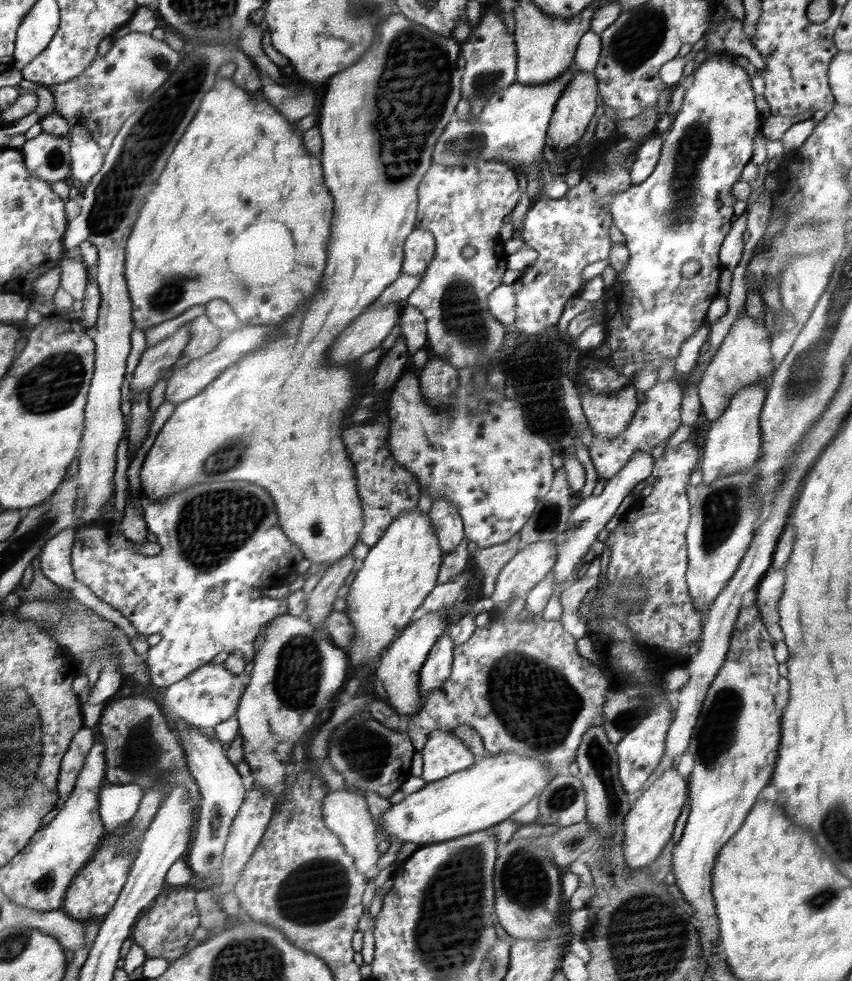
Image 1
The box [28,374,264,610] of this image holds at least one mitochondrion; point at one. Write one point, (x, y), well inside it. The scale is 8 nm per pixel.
(230, 455)

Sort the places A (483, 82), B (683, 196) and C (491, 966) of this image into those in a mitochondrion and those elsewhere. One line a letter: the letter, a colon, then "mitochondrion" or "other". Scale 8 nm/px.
A: mitochondrion
B: mitochondrion
C: mitochondrion

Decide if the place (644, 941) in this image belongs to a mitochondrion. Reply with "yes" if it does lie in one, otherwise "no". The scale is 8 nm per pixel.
yes

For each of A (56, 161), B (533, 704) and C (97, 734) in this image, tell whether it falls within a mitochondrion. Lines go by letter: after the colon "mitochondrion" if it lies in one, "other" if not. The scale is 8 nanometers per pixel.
A: mitochondrion
B: mitochondrion
C: other

